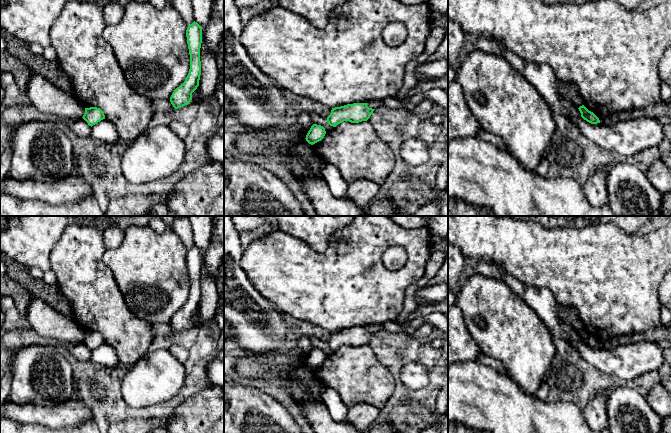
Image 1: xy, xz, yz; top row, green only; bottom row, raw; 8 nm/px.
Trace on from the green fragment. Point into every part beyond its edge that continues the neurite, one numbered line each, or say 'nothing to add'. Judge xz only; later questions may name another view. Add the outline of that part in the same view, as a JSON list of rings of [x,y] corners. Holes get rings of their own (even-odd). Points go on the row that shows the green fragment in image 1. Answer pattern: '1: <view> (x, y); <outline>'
nothing to add

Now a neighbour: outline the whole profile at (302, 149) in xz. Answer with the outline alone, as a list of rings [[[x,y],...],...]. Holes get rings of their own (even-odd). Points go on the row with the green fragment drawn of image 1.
[[[302,140],[294,144],[289,152],[299,157],[307,164],[307,168],[310,170],[313,177],[321,176],[322,162],[315,154],[314,148],[306,140]]]

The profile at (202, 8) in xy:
[[[191,0],[194,10],[194,21],[202,28],[202,34],[209,23],[212,0]]]

